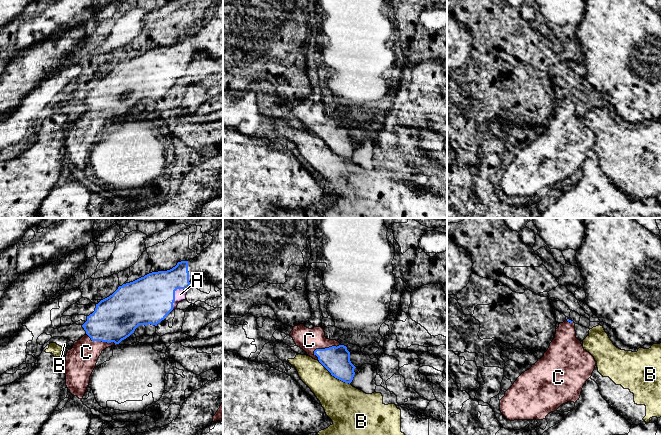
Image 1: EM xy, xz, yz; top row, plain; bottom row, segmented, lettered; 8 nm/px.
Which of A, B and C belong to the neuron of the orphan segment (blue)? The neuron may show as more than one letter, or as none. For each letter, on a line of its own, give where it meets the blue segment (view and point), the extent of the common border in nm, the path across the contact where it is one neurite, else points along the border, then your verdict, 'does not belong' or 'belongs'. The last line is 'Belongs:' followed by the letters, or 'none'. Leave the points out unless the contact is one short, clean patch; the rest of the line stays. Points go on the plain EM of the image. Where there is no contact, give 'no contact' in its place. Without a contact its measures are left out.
A: xy (174, 71) | 200 nm | belongs
B: xz (334, 152) | 320 nm | does not belong
C: xz (325, 124) | 240 nm | belongs
Belongs: A, C

